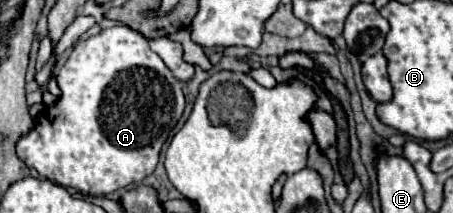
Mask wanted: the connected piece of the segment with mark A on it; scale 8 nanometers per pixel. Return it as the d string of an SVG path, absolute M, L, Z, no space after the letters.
M127 25L103 29L85 41L77 41L69 59L57 73L61 97L53 107L45 107L35 127L17 143L17 155L39 175L63 187L73 187L85 195L109 195L131 183L141 183L155 171L159 151L177 125L185 97L163 59L151 51L149 41Z

